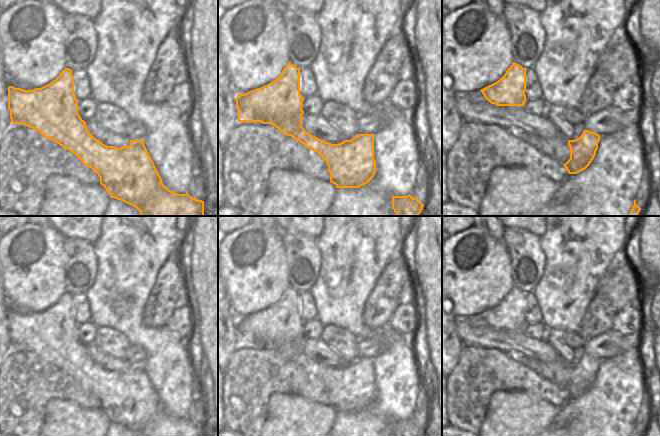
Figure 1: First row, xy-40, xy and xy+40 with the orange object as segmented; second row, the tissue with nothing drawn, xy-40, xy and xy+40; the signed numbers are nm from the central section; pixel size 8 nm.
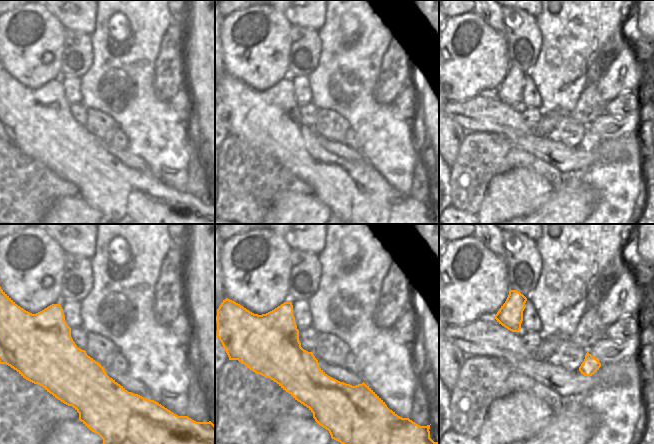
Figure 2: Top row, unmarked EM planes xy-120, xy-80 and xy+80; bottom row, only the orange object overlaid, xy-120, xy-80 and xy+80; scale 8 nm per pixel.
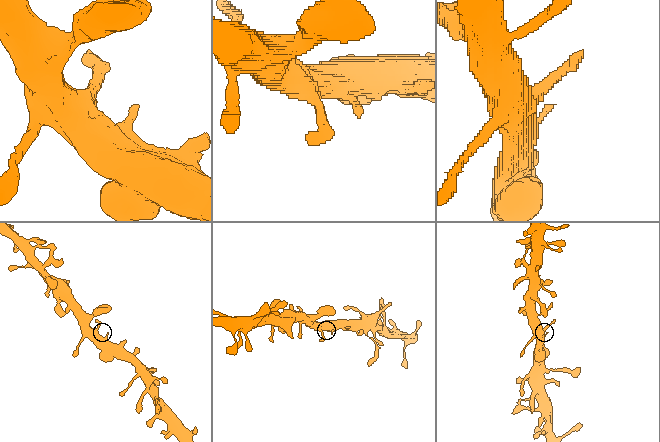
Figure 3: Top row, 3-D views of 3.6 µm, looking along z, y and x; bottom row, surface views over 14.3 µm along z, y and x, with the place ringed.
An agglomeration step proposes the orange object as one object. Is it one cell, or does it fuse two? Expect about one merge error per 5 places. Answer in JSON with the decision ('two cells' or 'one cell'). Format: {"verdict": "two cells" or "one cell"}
{"verdict": "one cell"}

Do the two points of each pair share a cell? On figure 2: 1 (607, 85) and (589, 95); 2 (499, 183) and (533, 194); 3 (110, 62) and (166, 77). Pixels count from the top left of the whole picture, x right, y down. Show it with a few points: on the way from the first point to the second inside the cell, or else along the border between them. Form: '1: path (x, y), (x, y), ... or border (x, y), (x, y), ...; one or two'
1: border (587, 84), (591, 84), (606, 102); two
2: path (507, 191), (525, 192); one
3: border (159, 51), (153, 83), (157, 97); two

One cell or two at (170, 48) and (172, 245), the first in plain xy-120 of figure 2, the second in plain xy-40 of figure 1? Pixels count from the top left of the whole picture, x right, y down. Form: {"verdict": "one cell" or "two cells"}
{"verdict": "two cells"}

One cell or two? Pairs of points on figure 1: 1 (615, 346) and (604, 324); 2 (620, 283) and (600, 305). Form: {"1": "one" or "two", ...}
{"1": "two", "2": "two"}

